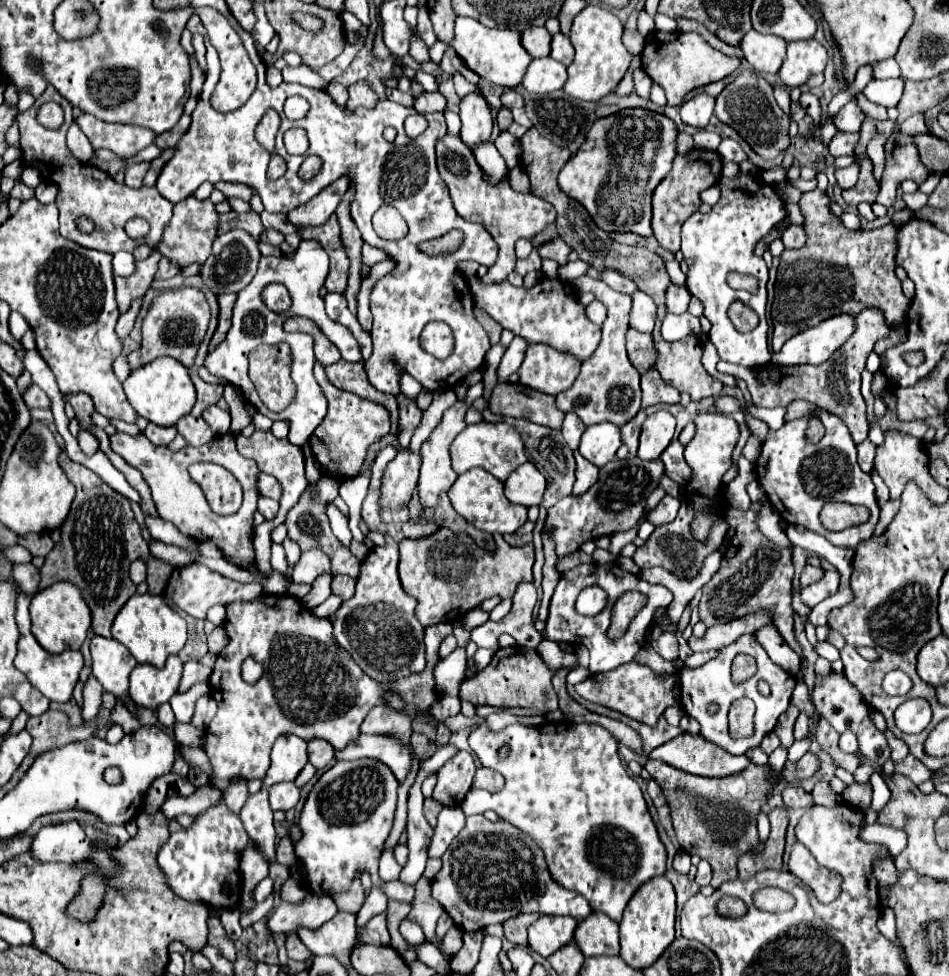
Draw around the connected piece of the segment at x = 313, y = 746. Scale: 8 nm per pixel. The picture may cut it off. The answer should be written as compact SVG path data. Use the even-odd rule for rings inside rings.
M310 739L308 741L308 759L316 769L324 769L334 761L334 747L328 745L324 739Z

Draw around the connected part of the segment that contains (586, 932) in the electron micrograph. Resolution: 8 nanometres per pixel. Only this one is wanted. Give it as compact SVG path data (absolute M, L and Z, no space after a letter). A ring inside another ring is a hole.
M590 913L578 923L574 939L584 957L618 955L618 923L604 913Z

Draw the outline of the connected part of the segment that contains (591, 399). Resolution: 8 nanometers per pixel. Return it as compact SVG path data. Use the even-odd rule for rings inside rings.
M588 275L574 279L572 287L576 291L592 291L596 295L596 299L608 307L608 317L602 325L602 339L600 339L596 351L592 353L592 357L588 361L582 363L582 371L580 371L578 379L574 381L574 385L568 391L562 391L556 395L556 405L564 413L574 411L584 421L584 425L596 425L596 423L610 421L610 423L622 427L640 409L640 375L628 361L626 339L624 339L626 331L630 329L628 313L632 309L632 297L628 297L624 293L616 293L604 281L592 279Z

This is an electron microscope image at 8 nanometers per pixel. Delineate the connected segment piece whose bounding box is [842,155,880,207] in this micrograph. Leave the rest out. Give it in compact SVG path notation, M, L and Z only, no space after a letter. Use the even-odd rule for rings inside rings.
M856 155L856 163L860 165L858 183L852 189L842 191L842 197L850 207L856 207L862 201L872 205L872 203L876 203L876 197L880 191L876 179L874 179L874 165L872 165L870 157L866 157L866 155Z

